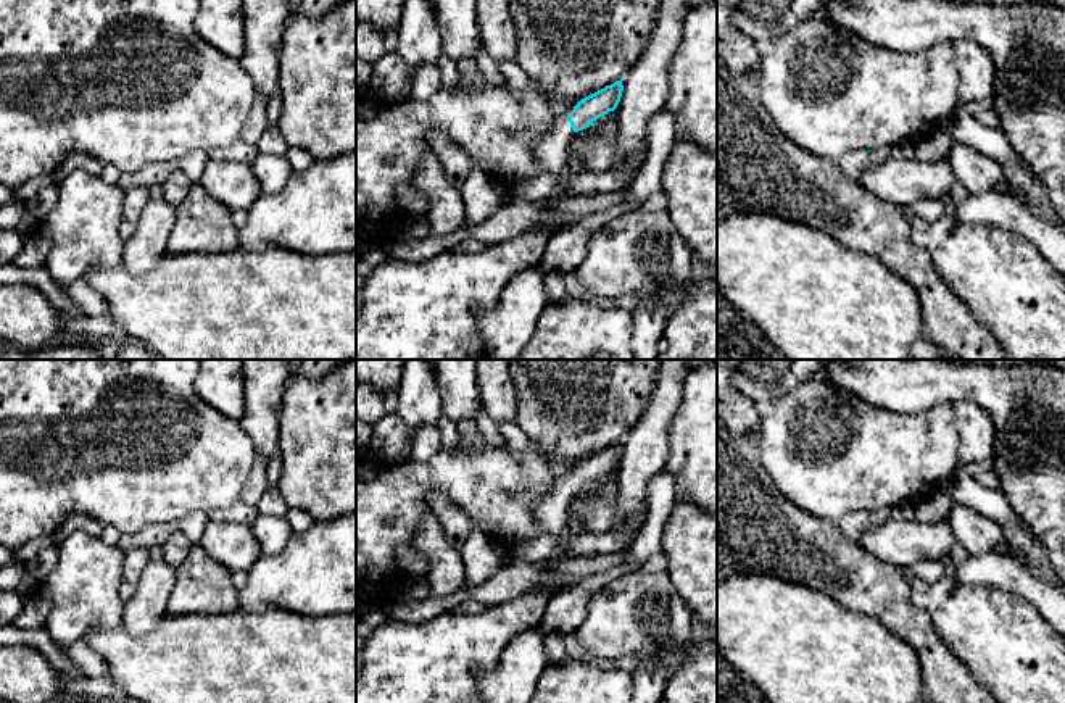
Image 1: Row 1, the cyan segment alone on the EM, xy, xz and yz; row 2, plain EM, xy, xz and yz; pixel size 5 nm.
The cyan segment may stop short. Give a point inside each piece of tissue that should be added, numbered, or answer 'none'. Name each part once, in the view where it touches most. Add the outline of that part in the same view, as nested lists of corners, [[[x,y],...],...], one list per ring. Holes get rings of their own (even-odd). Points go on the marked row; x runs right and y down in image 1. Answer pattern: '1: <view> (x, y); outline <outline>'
1: xz (551, 153); outline [[[566,118],[546,139],[533,145],[533,156],[543,173],[559,173],[566,166],[574,134]]]

